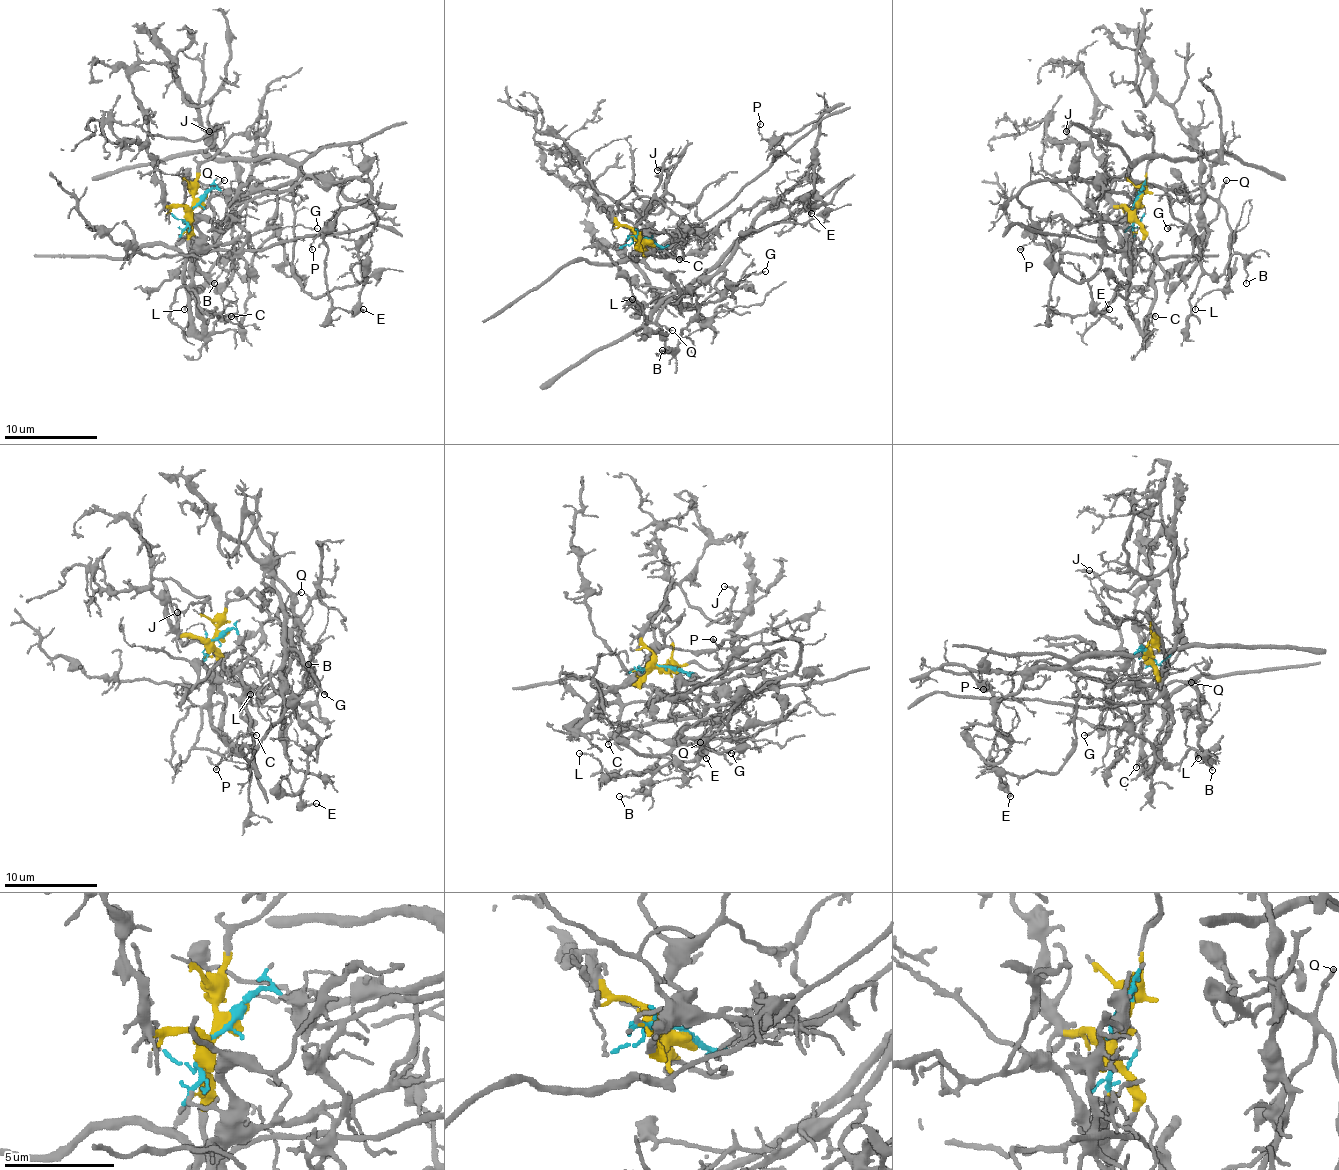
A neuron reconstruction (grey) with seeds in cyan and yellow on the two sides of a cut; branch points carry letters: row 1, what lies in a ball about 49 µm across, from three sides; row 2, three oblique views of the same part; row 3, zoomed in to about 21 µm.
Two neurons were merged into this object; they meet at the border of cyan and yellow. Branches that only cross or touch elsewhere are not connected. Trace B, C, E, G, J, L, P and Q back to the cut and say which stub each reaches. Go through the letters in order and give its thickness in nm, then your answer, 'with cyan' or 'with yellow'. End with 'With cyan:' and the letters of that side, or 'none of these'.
B: calibre 110 nm; with cyan
C: calibre 130 nm; with yellow
E: calibre 130 nm; with cyan
G: calibre 140 nm; with cyan
J: calibre 140 nm; with yellow
L: calibre 130 nm; with cyan
P: calibre 140 nm; with cyan
Q: calibre 150 nm; with cyan
With cyan: B, E, G, L, P, Q

